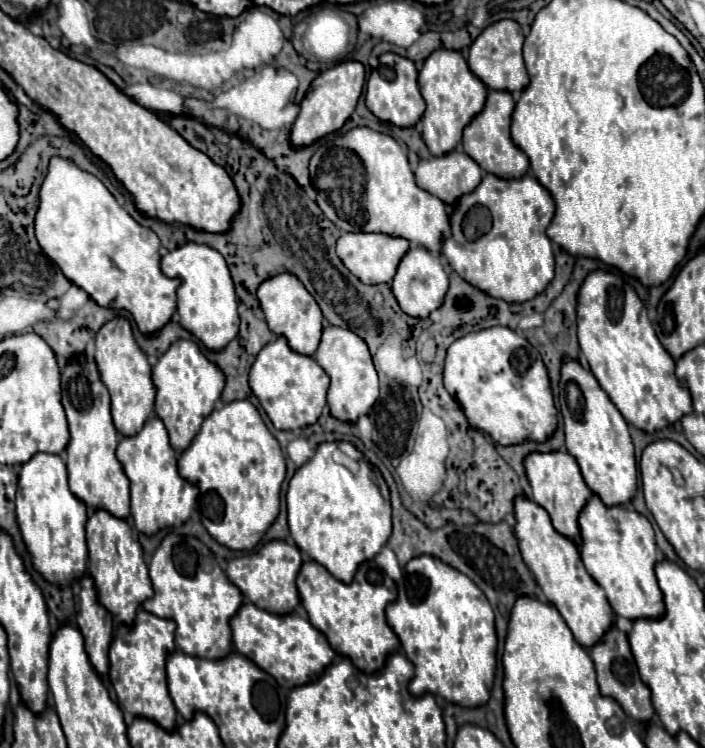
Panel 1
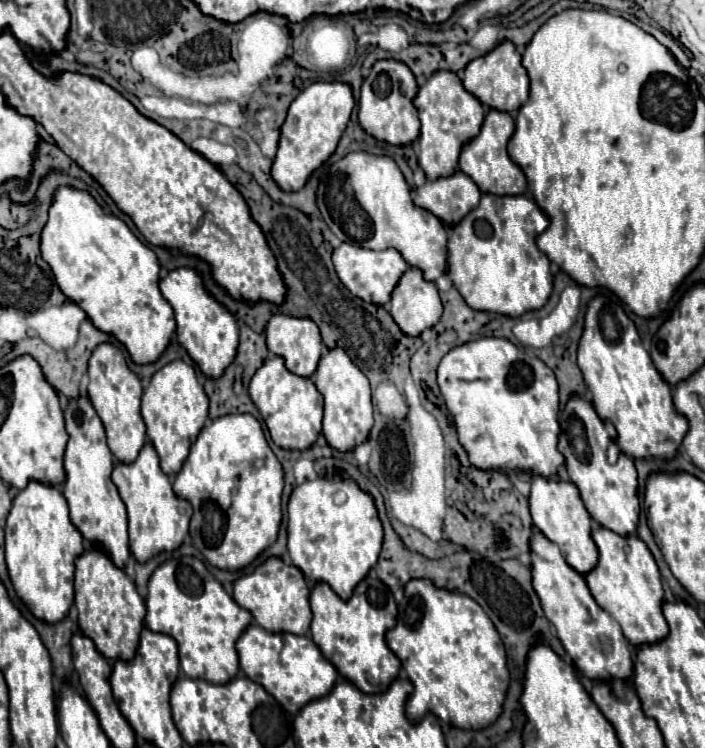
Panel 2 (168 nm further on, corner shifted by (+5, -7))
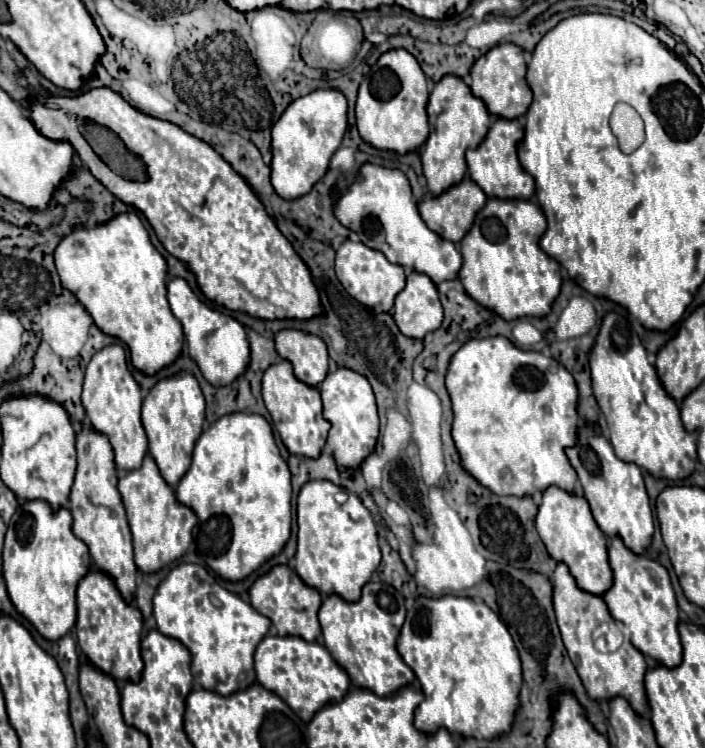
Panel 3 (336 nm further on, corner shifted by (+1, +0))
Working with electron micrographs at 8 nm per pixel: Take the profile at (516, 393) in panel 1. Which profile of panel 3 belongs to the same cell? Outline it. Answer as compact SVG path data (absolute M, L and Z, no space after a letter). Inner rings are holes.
M505 336L471 338L453 354L445 386L453 402L453 440L461 454L461 464L485 488L499 492L499 496L525 496L547 486L575 490L577 472L563 450L577 440L577 388L573 376L561 364L541 352L517 348Z

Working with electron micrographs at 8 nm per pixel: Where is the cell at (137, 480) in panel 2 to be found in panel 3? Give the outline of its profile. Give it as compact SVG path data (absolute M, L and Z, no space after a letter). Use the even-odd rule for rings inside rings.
M149 454L143 458L141 468L119 474L119 492L123 496L129 528L133 534L137 568L141 572L157 572L161 566L181 558L191 542L191 530L197 522L197 516L191 508L177 500L175 490L165 482Z

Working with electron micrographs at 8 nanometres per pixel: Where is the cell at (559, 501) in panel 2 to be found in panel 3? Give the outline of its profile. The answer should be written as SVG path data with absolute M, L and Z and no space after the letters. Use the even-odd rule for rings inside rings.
M557 486L543 490L543 500L537 512L537 532L547 546L547 552L557 560L565 562L577 580L579 588L601 596L611 588L611 568L607 560L607 536L597 526L589 502L583 496L565 492Z

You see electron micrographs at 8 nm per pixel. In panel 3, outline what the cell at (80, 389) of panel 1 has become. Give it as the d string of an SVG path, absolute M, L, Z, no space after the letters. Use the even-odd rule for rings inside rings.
M83 428L77 434L77 476L69 496L69 508L73 514L73 532L79 536L91 552L93 564L107 568L119 584L119 592L131 602L135 592L135 562L133 562L133 540L125 516L125 506L117 490L117 468L109 438L95 428Z

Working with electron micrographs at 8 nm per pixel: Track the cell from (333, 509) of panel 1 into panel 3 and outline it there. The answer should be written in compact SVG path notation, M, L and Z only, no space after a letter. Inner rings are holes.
M309 480L303 484L296 511L299 532L295 572L305 584L311 584L323 594L339 592L343 600L357 600L363 584L367 584L381 560L379 528L375 528L371 512L359 496L329 480Z

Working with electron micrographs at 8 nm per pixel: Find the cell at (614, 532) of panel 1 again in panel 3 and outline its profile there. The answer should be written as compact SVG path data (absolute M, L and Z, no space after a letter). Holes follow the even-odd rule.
M613 536L609 540L607 552L613 570L613 584L603 594L603 600L611 616L627 626L635 648L639 648L653 660L659 660L659 664L667 664L669 668L673 668L683 658L683 646L679 644L679 610L669 572L647 554L635 554L633 550L629 550L619 536Z

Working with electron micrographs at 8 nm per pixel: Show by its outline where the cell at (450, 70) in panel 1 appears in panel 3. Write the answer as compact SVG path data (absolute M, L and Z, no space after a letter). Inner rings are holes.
M453 74L443 76L433 86L427 100L427 114L429 114L431 134L425 146L421 148L423 174L427 178L427 186L431 192L443 192L447 184L455 184L459 176L465 176L467 172L465 150L479 146L479 140L483 140L487 128L491 126L491 116L485 102L473 96L471 88L459 76Z

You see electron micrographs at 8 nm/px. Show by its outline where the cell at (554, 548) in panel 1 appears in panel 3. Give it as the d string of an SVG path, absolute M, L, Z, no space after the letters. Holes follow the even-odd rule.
M557 562L555 570L551 574L551 584L553 584L553 608L555 608L557 624L559 624L559 630L563 636L563 644L587 688L587 692L589 692L589 696L603 698L603 700L609 700L611 696L623 696L629 700L629 704L635 708L637 714L647 714L647 700L643 696L643 672L647 672L647 660L631 644L629 634L625 634L623 646L613 654L597 652L591 642L591 632L595 630L597 624L613 622L603 598L581 590L577 586L575 578L571 576L567 564L563 564L563 562Z

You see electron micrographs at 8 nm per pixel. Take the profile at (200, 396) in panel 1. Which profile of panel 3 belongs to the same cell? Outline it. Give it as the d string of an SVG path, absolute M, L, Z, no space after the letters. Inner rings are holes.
M177 372L159 380L143 400L143 428L149 438L149 452L155 458L163 478L175 486L191 466L195 440L199 438L205 422L205 398L199 382L191 372Z

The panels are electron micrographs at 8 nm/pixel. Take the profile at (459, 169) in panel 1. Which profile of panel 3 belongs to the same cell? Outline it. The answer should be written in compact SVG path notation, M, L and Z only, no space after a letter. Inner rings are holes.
M465 176L459 184L447 188L439 196L421 200L419 214L433 232L439 232L445 240L459 242L463 232L471 228L475 212L479 212L485 202L485 192L469 176Z

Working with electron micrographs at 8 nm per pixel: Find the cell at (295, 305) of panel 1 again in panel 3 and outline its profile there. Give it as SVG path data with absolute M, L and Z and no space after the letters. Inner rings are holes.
M283 328L275 334L275 348L281 358L293 364L295 376L305 384L317 386L327 376L327 346L319 336L303 330Z

